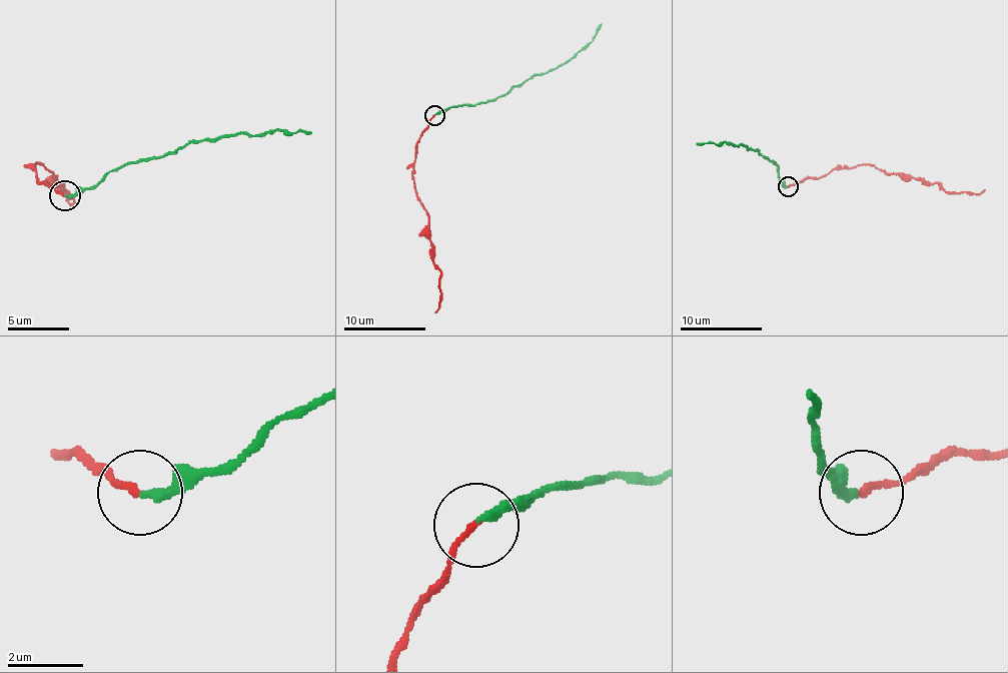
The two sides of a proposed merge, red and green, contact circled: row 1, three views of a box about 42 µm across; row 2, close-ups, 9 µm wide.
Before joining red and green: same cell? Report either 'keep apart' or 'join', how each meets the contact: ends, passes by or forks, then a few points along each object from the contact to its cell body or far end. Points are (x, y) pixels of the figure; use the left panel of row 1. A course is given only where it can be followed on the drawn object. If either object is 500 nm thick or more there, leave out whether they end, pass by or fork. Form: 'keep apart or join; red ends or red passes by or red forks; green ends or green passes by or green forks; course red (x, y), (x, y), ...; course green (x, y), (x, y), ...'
keep apart; red ends; green ends; course red (64, 196), (46, 184), (40, 184), (33, 168), (30, 168), (36, 162), (55, 177), (73, 205), (64, 199); course green (64, 196), (94, 187), (110, 171), (155, 159), (183, 144), (232, 135), (280, 132), (311, 135)

